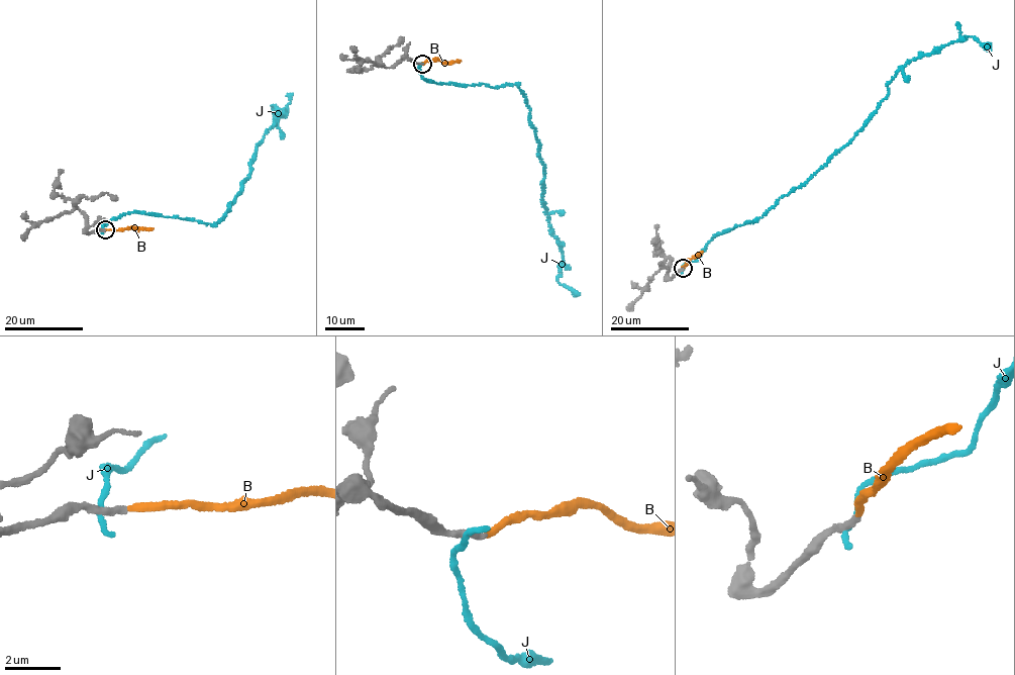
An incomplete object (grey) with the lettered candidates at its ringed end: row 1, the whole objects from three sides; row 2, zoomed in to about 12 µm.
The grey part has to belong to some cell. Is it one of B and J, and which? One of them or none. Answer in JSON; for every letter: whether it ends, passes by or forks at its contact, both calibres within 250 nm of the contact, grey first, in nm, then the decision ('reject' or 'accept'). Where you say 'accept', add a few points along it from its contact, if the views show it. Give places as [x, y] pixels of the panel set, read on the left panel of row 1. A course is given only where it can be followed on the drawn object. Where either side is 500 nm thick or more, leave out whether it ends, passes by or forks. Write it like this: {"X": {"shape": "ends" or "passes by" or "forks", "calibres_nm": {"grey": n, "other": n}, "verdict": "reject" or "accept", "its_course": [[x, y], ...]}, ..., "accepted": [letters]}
{"B": {"shape": "ends", "calibres_nm": {"grey": 240, "other": 240}, "verdict": "accept", "its_course": [[105, 229], [153, 227]]}, "J": {"shape": "ends", "calibres_nm": {"grey": 300, "other": 240}, "verdict": "reject"}, "accepted": ["B"]}

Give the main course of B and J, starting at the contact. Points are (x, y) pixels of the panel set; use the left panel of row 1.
B: (105, 229), (153, 227)
J: (102, 230), (103, 224), (124, 213), (220, 221), (248, 176), (263, 133), (284, 111), (274, 105), (276, 125)

